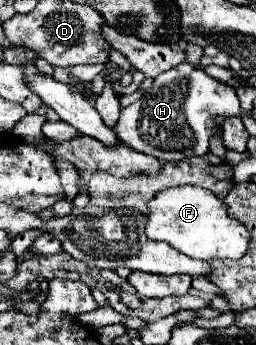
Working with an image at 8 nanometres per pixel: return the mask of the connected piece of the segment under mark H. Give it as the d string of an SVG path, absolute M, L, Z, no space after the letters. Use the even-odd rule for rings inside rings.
M183 62L157 76L153 86L137 102L123 108L117 128L113 130L117 132L117 140L125 146L163 162L177 162L205 156L209 152L209 140L215 134L217 116L239 116L235 88Z

